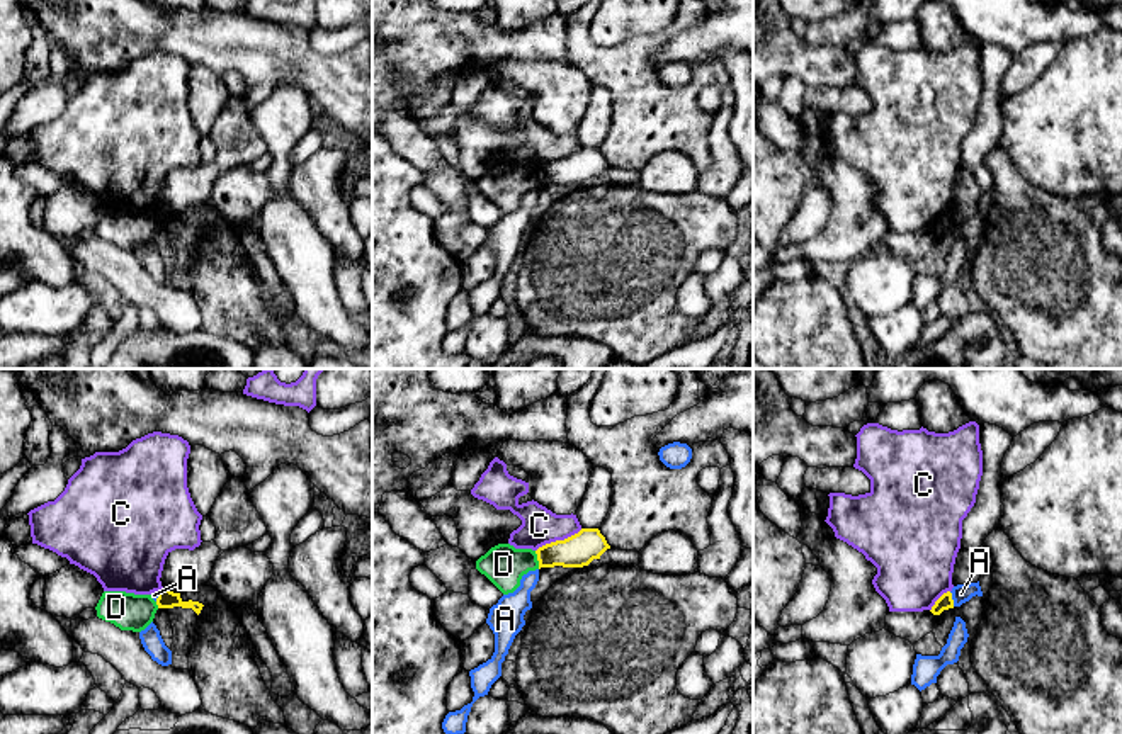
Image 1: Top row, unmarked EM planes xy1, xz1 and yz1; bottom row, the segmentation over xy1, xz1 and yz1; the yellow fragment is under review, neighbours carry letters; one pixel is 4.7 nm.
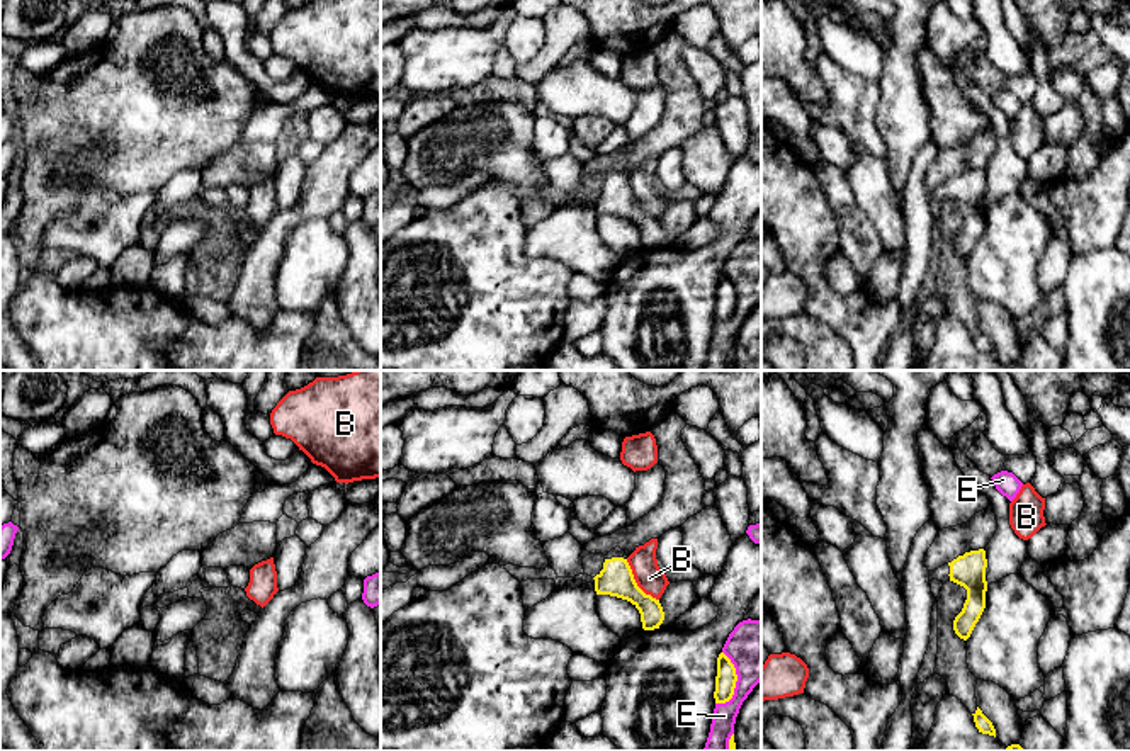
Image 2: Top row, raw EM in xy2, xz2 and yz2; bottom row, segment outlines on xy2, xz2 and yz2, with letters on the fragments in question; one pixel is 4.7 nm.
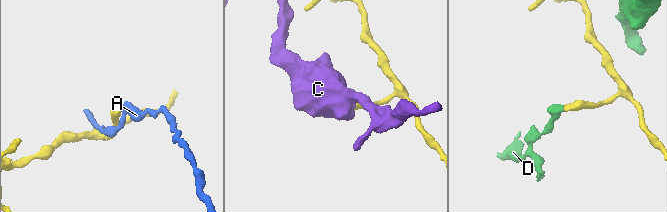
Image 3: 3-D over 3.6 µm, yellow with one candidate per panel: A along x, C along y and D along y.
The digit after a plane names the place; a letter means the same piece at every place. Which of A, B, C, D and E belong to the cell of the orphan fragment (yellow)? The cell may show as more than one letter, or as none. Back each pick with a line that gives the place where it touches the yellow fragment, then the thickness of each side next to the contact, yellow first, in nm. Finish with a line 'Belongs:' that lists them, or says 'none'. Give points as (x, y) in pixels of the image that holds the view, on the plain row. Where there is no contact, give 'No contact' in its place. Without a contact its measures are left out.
Belongs: none

